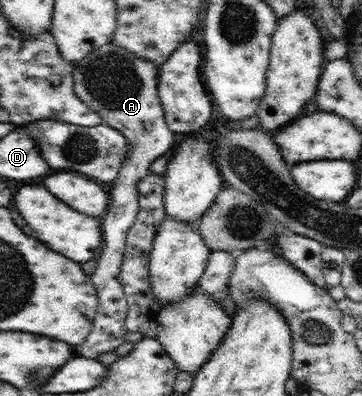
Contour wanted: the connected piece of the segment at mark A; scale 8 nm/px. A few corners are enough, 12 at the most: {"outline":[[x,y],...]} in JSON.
{"outline":[[115,42],[74,64],[74,92],[127,139],[100,218],[96,318],[75,353],[127,341],[119,280],[137,184],[175,148],[158,68]]}

